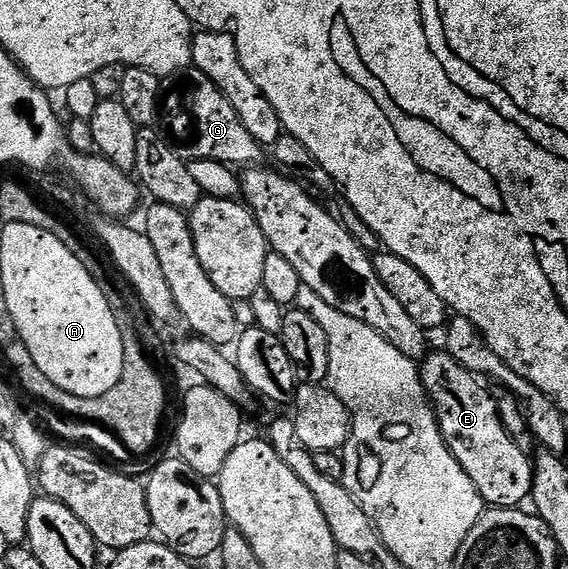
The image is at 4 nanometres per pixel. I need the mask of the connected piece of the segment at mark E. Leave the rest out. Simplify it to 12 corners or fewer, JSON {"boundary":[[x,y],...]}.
{"boundary":[[423,363],[440,430],[485,503],[512,508],[534,462],[483,377]]}

